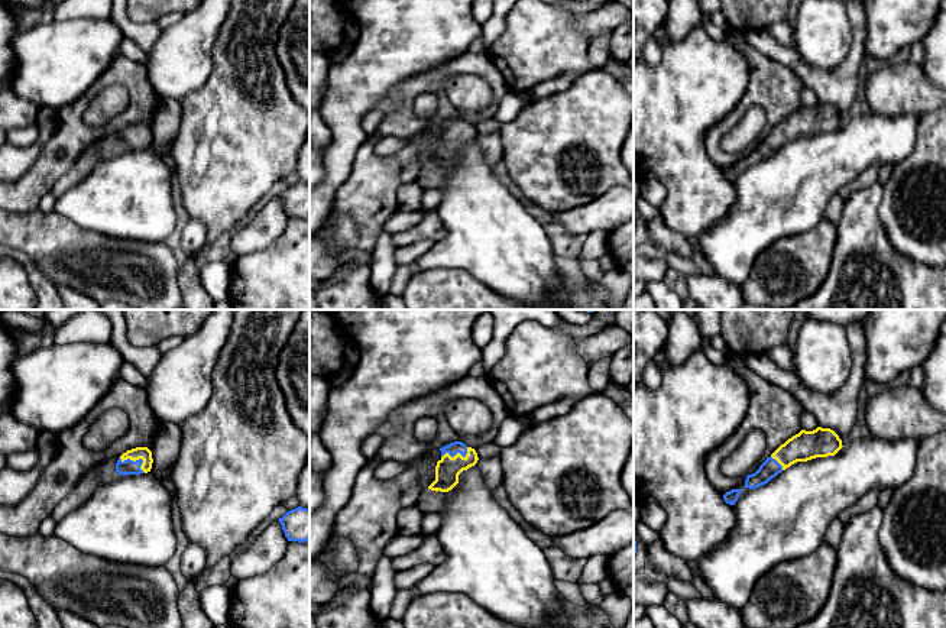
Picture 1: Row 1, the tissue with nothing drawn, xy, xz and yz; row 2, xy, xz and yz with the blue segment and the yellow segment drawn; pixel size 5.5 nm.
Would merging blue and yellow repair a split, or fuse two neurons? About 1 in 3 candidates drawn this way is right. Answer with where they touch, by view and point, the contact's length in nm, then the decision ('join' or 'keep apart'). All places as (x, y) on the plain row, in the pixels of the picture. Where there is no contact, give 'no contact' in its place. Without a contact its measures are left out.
contact xy (136, 136); length 170 nm; join

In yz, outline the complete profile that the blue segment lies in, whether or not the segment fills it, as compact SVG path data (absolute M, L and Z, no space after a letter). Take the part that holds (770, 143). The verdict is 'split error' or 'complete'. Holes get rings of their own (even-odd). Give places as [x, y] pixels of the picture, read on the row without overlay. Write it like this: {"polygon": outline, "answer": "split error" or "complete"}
{"polygon": "M830 104L801 106L767 133L755 149L748 150L743 164L759 164L797 137L835 132L842 123L842 116Z", "answer": "split error"}

